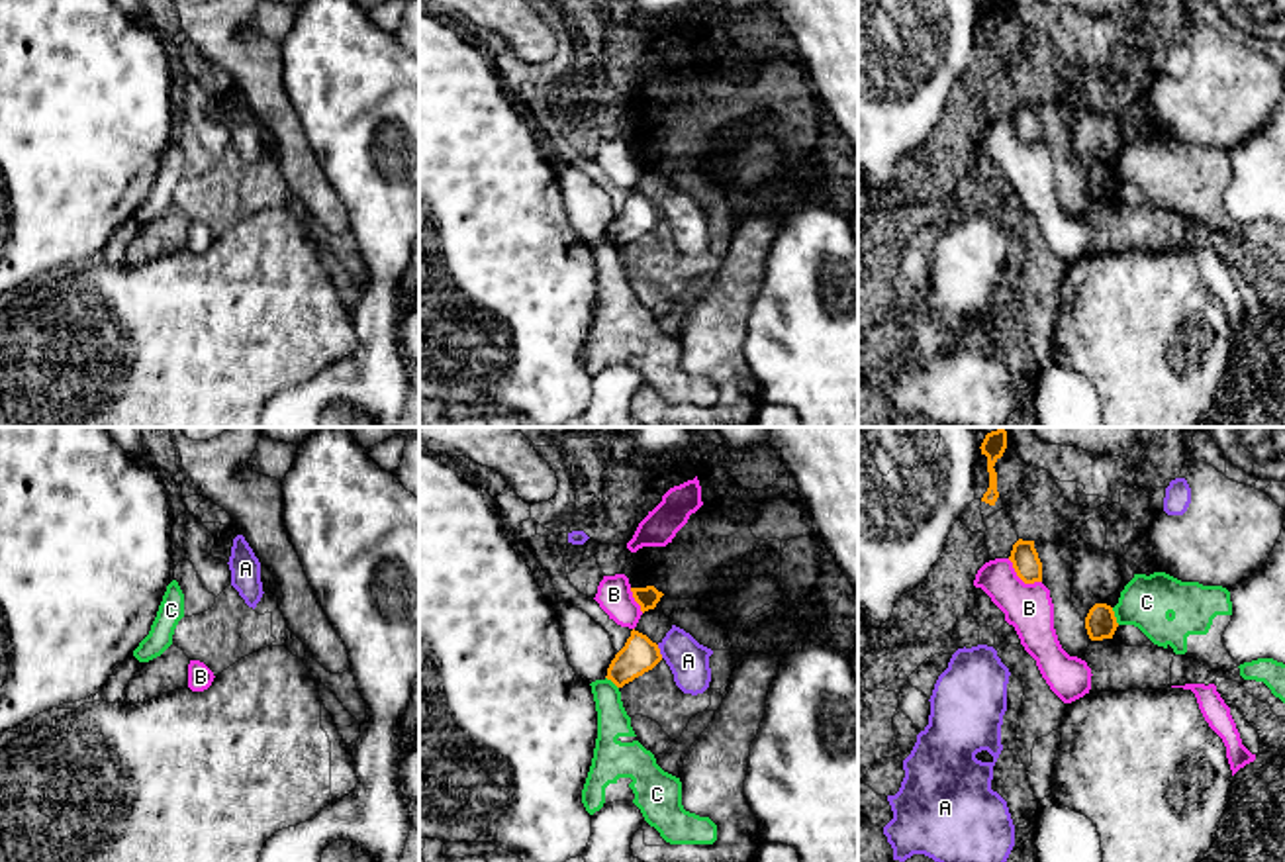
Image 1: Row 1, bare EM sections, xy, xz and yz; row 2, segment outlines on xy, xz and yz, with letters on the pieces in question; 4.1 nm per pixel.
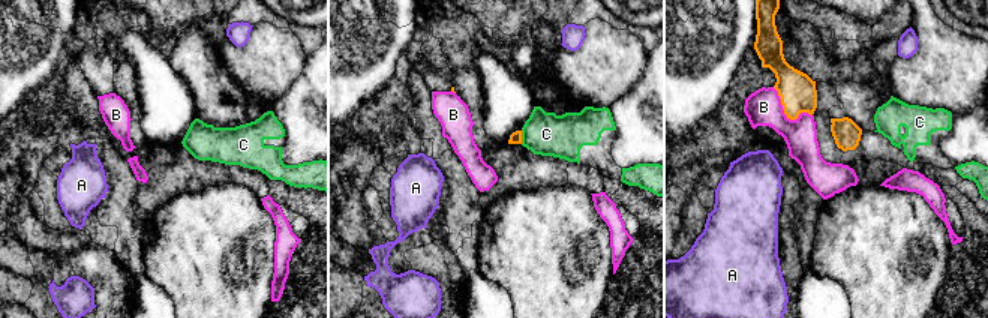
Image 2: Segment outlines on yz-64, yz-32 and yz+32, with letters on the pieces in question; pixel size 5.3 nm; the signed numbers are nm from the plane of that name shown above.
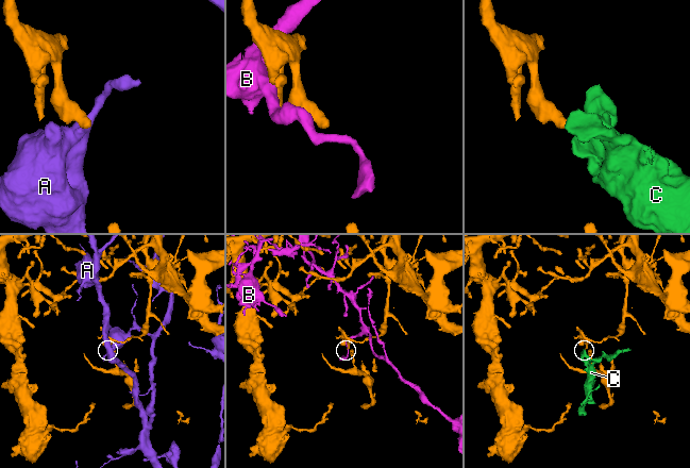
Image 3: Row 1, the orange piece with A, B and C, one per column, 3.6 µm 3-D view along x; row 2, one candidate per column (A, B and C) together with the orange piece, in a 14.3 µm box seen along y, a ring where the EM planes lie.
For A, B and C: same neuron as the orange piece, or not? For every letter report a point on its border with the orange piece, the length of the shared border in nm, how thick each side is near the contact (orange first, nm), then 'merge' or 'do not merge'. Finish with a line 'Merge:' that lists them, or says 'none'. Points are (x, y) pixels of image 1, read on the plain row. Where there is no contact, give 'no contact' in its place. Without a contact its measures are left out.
A: xz (659, 212) | 60 nm | 150/160 nm | do not merge
B: yz (1021, 140) | 170 nm | 120/200 nm | do not merge
C: yz (1113, 177) | 80 nm | 130/220 nm | do not merge
Merge: none

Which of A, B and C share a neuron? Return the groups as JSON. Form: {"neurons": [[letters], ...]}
{"neurons": [["A"], ["B"], ["C"]]}

